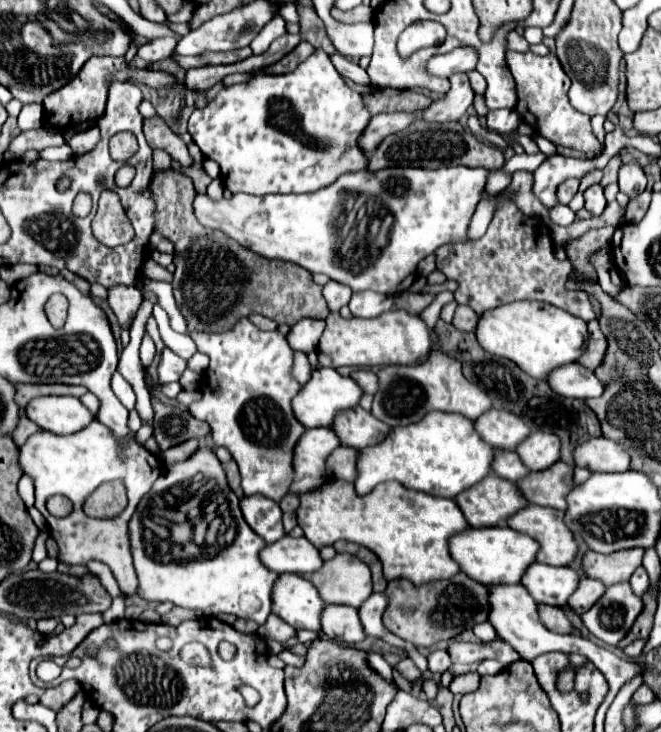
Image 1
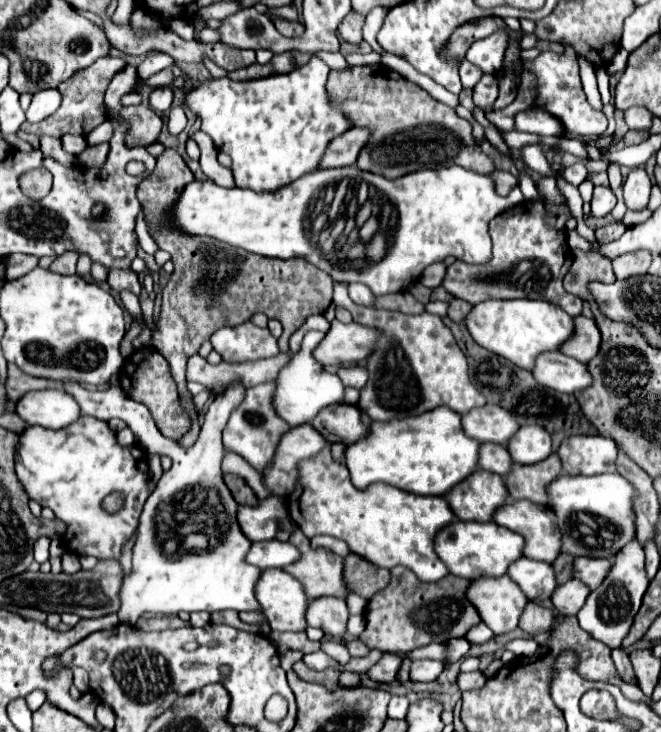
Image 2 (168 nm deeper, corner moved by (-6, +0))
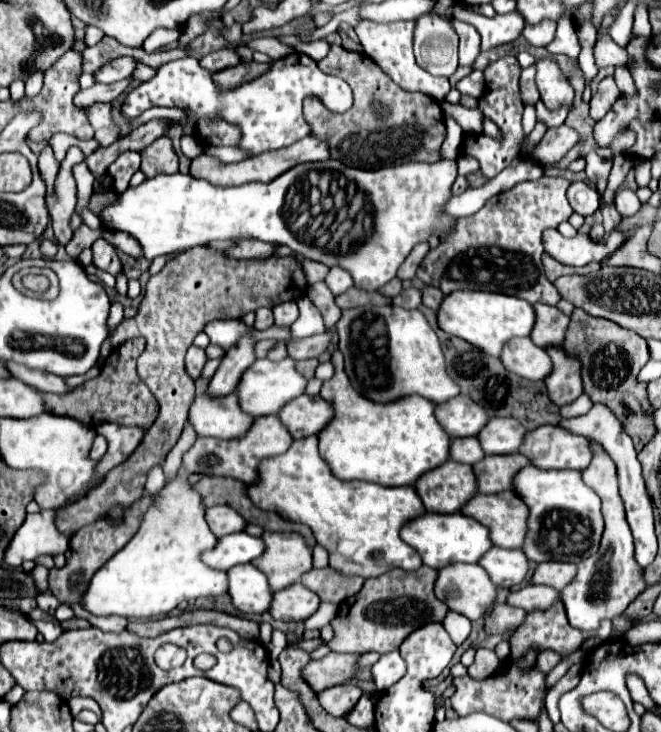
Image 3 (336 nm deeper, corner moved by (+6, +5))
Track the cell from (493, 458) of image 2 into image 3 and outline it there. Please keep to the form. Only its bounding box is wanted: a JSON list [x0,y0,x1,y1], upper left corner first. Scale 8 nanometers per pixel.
[452,439,486,465]

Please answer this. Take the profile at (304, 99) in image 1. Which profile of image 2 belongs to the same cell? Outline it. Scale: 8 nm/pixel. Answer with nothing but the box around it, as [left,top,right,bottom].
[186,56,350,190]

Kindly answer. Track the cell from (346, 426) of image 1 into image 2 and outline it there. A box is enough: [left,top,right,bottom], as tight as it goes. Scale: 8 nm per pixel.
[312,404,370,446]

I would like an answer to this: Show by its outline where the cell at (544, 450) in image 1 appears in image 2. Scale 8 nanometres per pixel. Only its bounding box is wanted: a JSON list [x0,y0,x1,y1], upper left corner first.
[506,426,552,464]

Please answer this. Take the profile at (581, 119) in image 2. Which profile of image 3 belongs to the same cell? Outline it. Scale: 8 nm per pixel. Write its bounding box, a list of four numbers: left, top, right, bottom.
[536,59,574,109]

